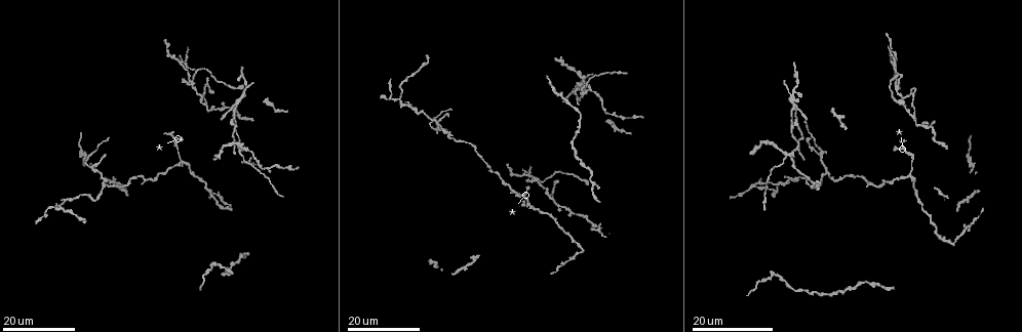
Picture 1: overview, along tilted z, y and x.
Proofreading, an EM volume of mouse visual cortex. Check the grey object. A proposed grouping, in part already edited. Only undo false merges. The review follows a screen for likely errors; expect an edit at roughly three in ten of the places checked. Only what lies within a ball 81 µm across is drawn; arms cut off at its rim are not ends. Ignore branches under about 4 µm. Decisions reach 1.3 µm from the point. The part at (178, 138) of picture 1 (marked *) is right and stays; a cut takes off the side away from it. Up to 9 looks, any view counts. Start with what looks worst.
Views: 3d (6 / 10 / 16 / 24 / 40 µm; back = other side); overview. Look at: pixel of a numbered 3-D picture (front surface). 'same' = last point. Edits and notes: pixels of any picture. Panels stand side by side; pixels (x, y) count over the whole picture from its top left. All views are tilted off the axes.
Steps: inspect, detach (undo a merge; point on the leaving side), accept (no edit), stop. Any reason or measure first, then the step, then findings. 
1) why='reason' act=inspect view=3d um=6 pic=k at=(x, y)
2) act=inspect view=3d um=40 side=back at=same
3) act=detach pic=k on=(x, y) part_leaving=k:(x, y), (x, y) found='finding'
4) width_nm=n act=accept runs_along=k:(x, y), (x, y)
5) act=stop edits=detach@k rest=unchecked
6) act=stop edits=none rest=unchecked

why='small branch off a trunk' act=inspect view=3d um=24 pic=1 at=(91, 170)

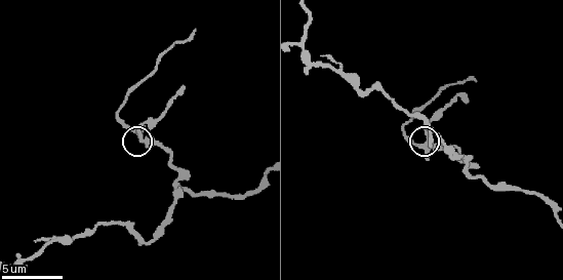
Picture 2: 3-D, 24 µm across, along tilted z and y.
why='closer look' act=inspect view=3d um=6 pic=2 at=(139, 136)

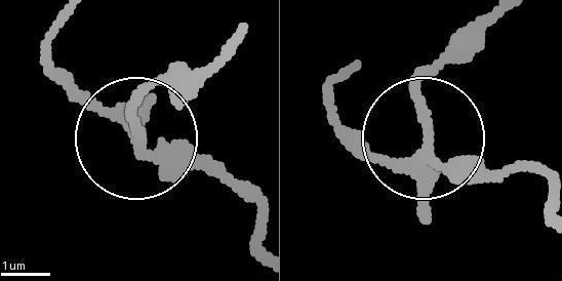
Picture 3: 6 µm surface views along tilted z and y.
act=accept runs_along=3:(259, 211), (231, 182), (138, 137), (136, 106), (158, 78) found='all the same cell'

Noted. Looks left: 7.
why='two arms in line, one across' act=inspect view=3d um=24 pic=1 at=(191, 83)

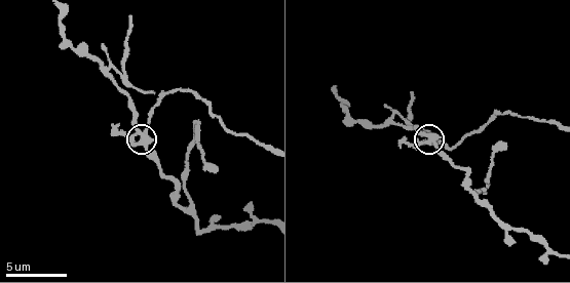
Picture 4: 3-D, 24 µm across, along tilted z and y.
why='zoom in' act=inspect view=3d um=10 pic=4 at=(143, 130)

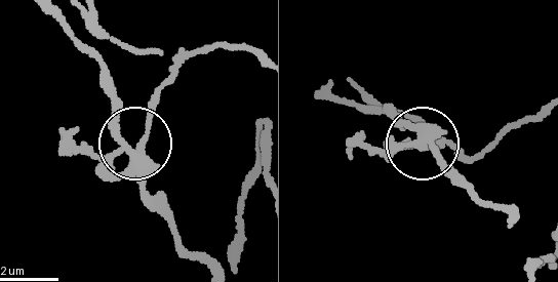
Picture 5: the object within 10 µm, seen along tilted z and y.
side_arm_um=17 act=detach pic=5 on=(385, 158) part_leaving=5:(138, 162), (148, 105), (182, 66), (227, 46), (256, 51) found='two cells meet here'

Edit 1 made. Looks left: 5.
why='see it whole again' act=inspect view=overview

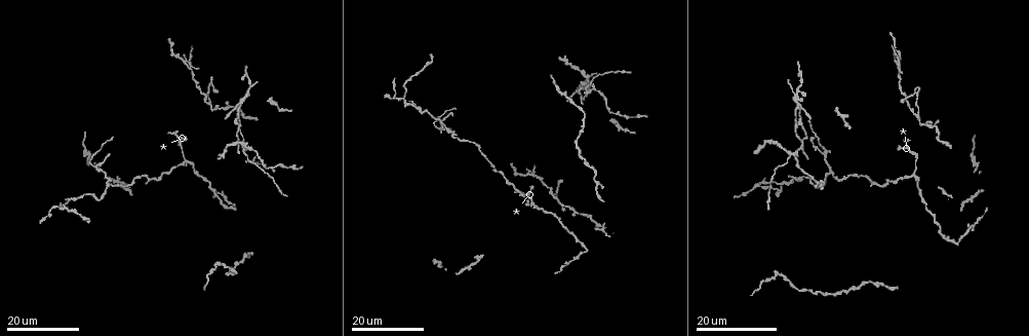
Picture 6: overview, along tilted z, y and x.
why='looks like a crossing' act=inspect view=3d um=16 pic=6 at=(911, 174)

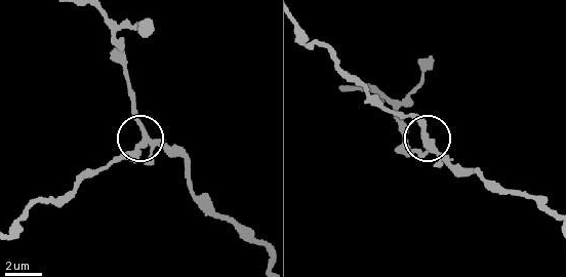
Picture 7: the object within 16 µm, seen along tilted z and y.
why='closer look' act=inspect view=3d um=10 pic=7 at=(435, 150)

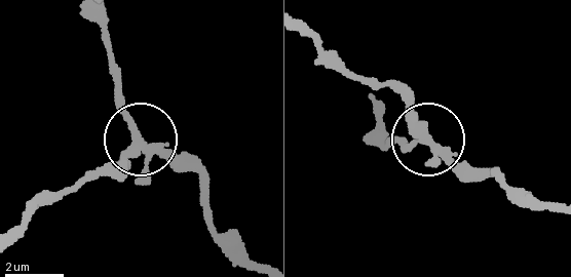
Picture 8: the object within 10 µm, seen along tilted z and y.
act=accept runs_along=8:(376, 122), (387, 143), (405, 146), (426, 136), (387, 84) found='continuous, no second cell'

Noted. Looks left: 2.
why='three arms meet' act=inspect view=3d um=16 pic=2 at=(177, 181)

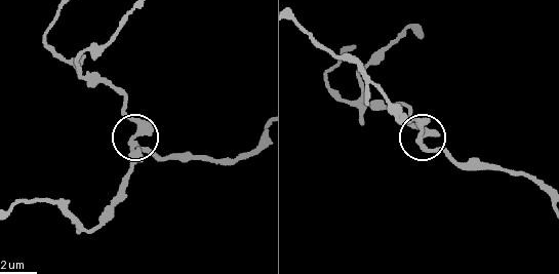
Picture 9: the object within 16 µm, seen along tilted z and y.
width_nm=240 act=accept found='one cell here'

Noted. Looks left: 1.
act=stop edits=detach@5 rest=unchecked

